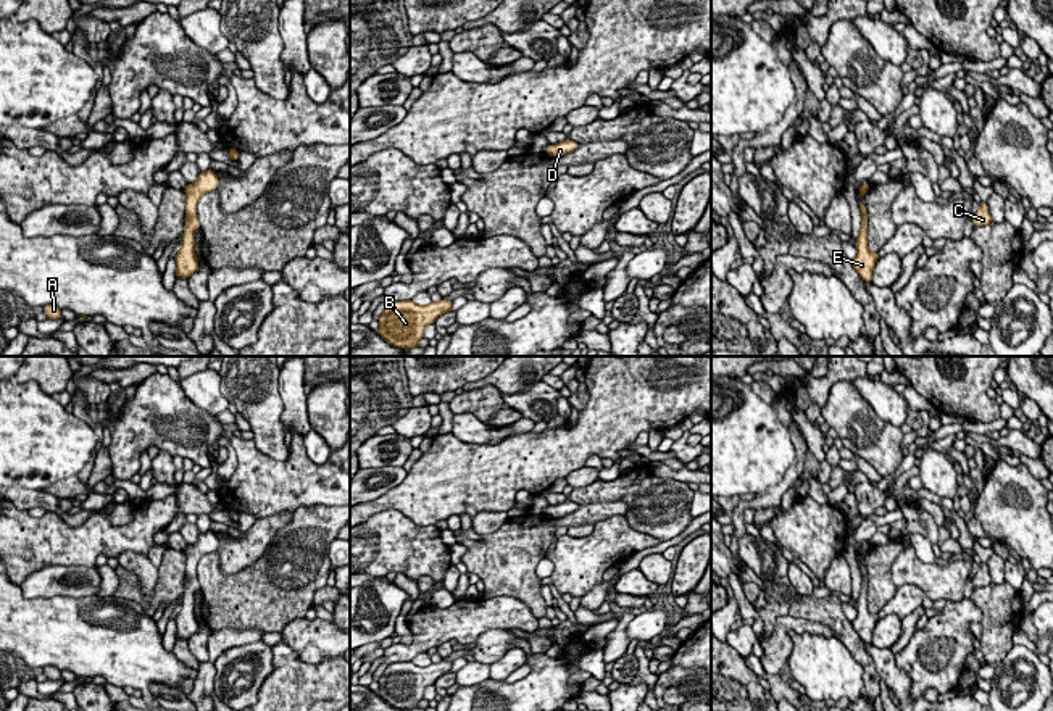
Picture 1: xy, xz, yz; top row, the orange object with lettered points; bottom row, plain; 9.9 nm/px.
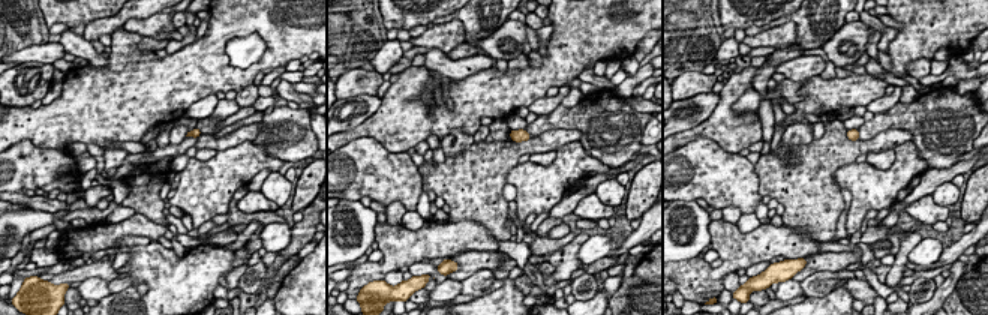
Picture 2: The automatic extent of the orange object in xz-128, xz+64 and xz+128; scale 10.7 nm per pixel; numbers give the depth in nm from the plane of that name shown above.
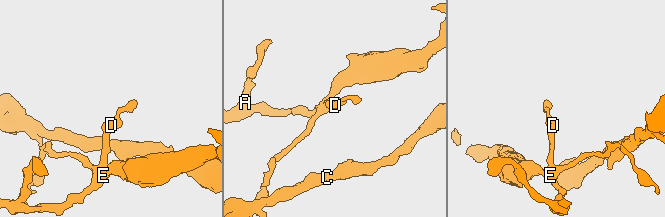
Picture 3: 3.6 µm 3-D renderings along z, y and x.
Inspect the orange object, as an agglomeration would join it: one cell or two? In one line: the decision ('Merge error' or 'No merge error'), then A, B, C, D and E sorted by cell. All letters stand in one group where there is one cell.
No merge error. Groups: A B C D E

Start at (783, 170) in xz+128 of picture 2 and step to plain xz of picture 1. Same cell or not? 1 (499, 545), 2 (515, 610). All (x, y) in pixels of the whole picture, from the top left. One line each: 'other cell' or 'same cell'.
1: same cell
2: other cell

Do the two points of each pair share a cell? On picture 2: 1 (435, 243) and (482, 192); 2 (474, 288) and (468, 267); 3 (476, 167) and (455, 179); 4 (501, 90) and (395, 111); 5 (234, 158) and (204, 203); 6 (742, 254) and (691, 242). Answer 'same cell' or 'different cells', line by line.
1: different cells
2: different cells
3: same cell
4: same cell
5: same cell
6: different cells

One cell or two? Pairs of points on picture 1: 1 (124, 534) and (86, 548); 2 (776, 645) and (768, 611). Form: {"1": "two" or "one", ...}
{"1": "one", "2": "two"}

